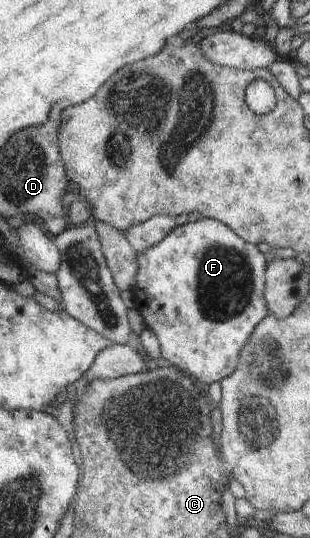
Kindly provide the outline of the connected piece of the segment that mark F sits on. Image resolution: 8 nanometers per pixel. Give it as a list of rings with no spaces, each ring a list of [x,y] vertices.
[[[210,217],[176,226],[169,234],[166,234],[166,237],[162,238],[162,241],[150,246],[148,249],[142,250],[134,256],[133,260],[137,264],[134,282],[134,297],[136,297],[135,308],[140,311],[146,329],[149,328],[152,330],[158,338],[162,357],[166,361],[170,361],[172,366],[176,366],[188,375],[194,375],[198,381],[202,381],[206,385],[210,385],[214,381],[220,381],[228,377],[231,373],[234,373],[240,350],[247,344],[254,328],[269,314],[269,307],[264,297],[265,269],[267,263],[264,254],[258,250],[258,246],[244,241],[227,225]]]

